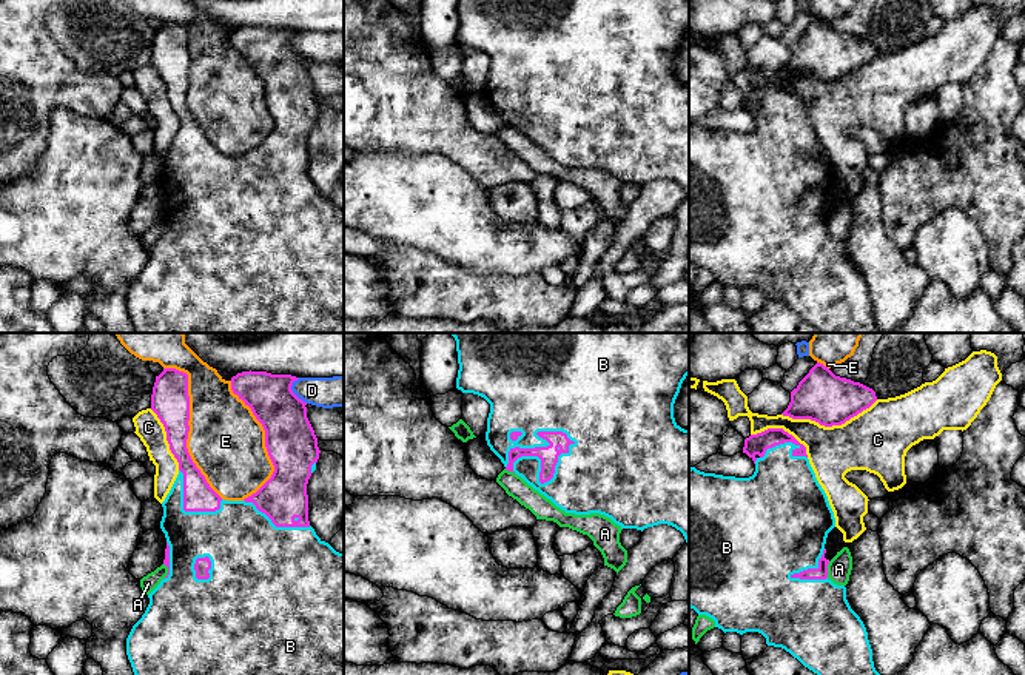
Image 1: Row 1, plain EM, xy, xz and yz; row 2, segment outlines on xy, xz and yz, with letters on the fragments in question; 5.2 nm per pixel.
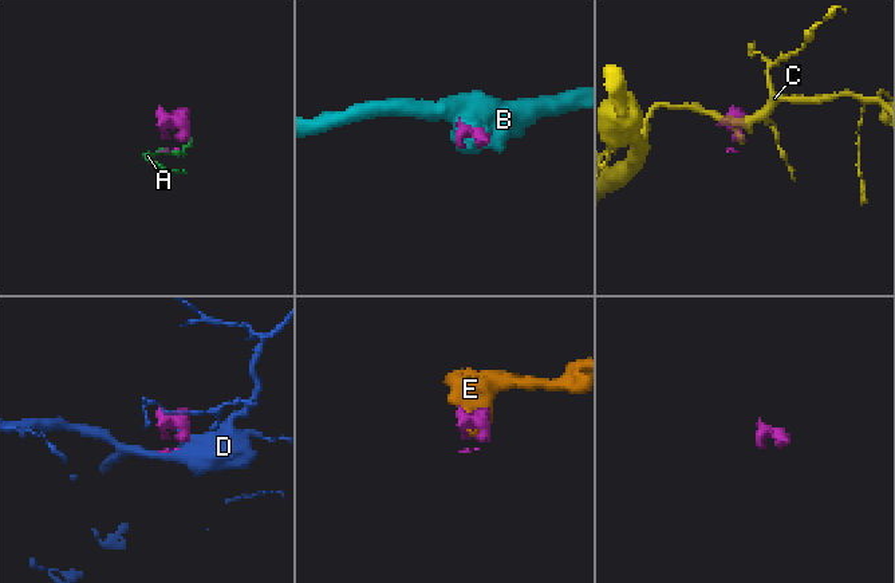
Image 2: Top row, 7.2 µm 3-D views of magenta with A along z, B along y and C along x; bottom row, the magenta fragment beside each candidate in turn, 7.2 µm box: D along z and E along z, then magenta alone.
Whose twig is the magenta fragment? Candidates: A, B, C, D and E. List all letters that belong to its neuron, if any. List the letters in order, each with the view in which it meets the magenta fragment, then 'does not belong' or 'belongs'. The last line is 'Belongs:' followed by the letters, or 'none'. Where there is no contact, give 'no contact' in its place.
A: contact in yz; does not belong
B: contact in xz; belongs
C: contact in yz; does not belong
D: contact in xy; does not belong
E: contact in xy; does not belong
Belongs: B

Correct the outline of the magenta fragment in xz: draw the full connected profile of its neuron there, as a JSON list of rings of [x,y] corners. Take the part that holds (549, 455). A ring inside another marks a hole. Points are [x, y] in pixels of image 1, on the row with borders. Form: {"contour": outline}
{"contour": [[[452,333],[456,341],[458,351],[458,378],[456,388],[462,393],[473,393],[484,398],[490,404],[487,418],[486,441],[490,450],[501,459],[506,470],[521,476],[529,485],[550,499],[556,507],[566,513],[590,515],[600,513],[610,518],[621,529],[644,530],[658,524],[667,524],[680,530],[689,542],[689,430],[681,428],[674,418],[674,404],[680,393],[681,384],[689,374],[689,333]]]}

